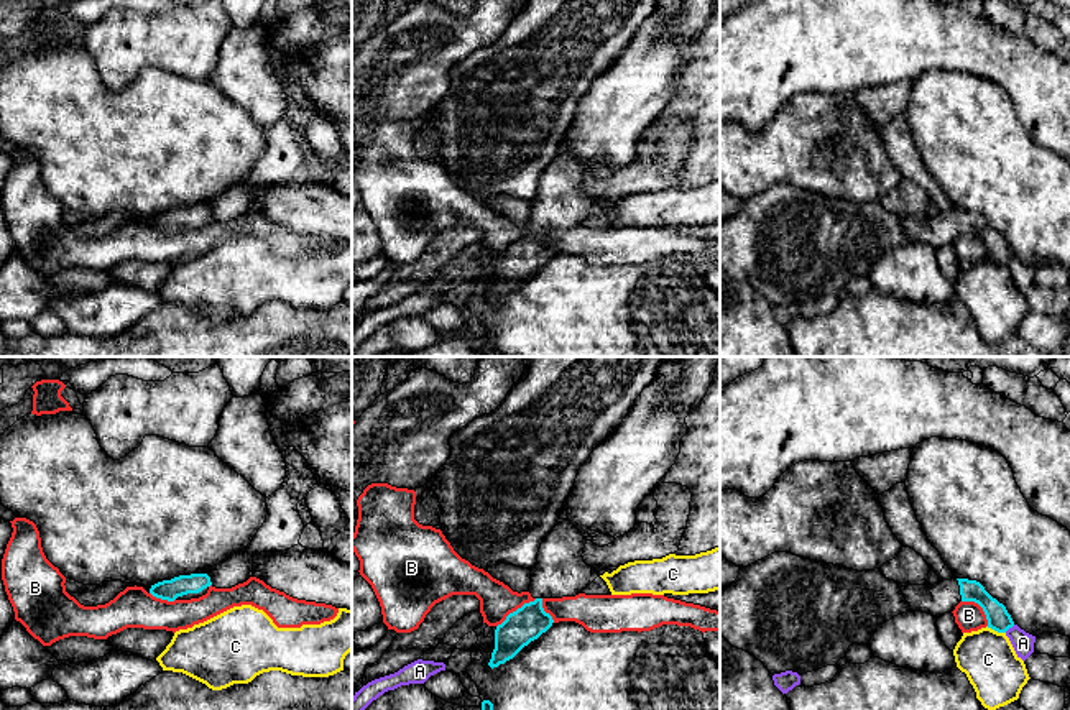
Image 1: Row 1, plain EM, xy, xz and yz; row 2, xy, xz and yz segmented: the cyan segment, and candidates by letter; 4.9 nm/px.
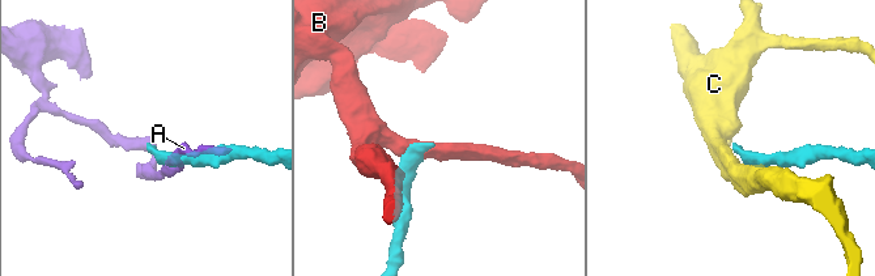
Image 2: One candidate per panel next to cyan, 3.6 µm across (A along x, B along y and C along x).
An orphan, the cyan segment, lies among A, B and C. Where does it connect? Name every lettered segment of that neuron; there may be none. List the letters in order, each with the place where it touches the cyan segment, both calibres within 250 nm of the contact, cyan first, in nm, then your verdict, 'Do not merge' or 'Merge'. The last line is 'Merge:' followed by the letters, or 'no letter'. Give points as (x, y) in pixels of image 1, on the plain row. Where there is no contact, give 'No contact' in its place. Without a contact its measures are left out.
A: Touches cyan at yz (1010, 258). Thickness 110 nm (cyan) against 110 nm. Do not merge
B: Touches cyan at xz (518, 240). Thickness 170 nm (cyan) against 180 nm. Do not merge
C: Touches cyan at yz (996, 262). Thickness 110 nm (cyan) against 260 nm. Do not merge
Merge: no letter

